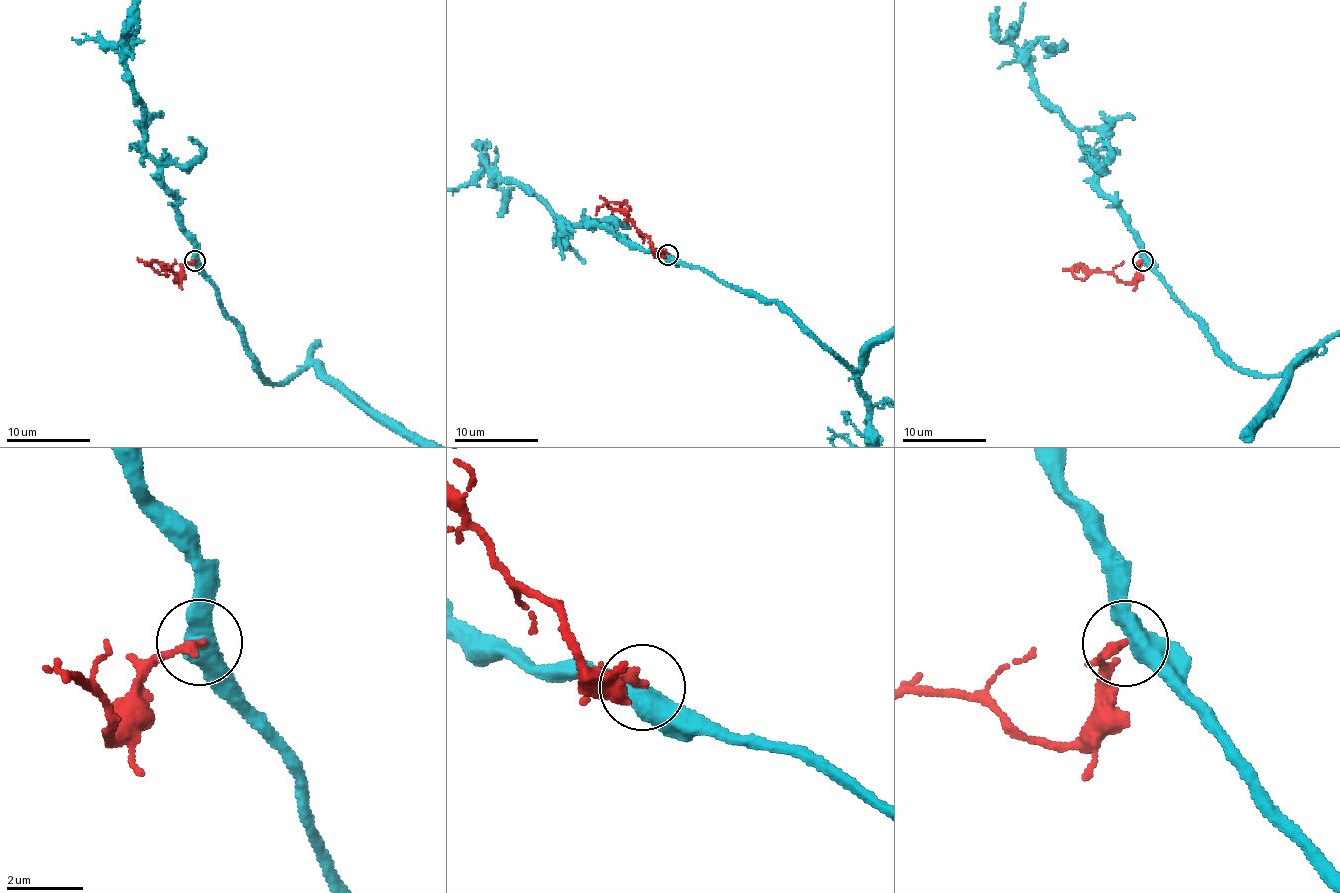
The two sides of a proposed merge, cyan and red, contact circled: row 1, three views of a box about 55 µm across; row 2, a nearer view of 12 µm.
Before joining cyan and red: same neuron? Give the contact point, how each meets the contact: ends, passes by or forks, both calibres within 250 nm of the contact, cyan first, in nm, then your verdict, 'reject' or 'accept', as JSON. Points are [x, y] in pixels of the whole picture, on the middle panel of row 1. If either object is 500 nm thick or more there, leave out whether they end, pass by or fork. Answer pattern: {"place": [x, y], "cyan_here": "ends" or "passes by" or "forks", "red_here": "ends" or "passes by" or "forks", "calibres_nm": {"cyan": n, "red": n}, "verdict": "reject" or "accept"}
{"place": [667, 254], "calibres_nm": {"cyan": 550, "red": 240}, "verdict": "reject"}

